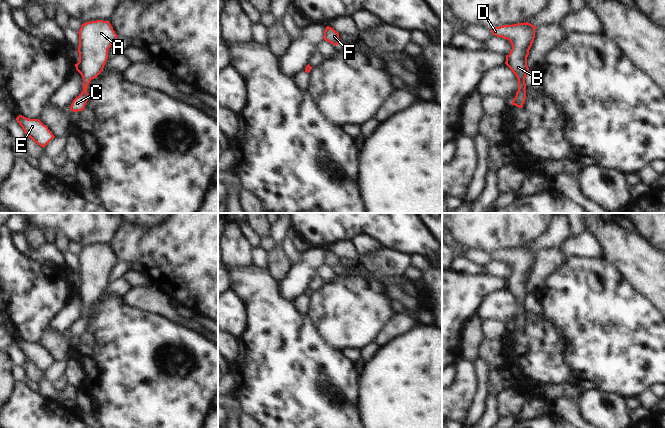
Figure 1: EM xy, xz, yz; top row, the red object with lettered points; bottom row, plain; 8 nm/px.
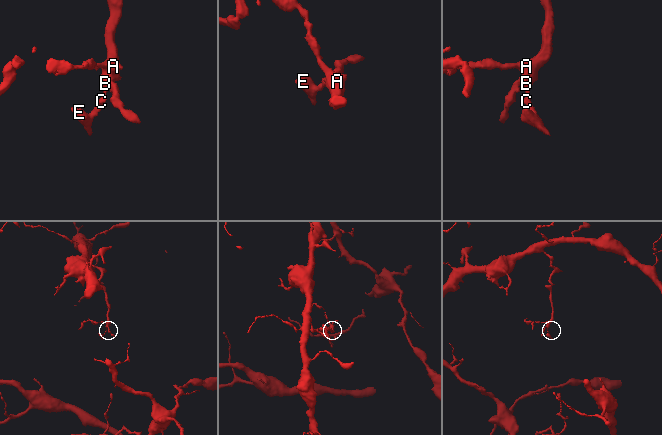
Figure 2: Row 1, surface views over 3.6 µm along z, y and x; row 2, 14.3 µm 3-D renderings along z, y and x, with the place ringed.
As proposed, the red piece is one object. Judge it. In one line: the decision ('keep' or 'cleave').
keep

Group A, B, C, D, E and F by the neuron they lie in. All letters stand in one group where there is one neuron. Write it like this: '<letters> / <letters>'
A B C D E F

